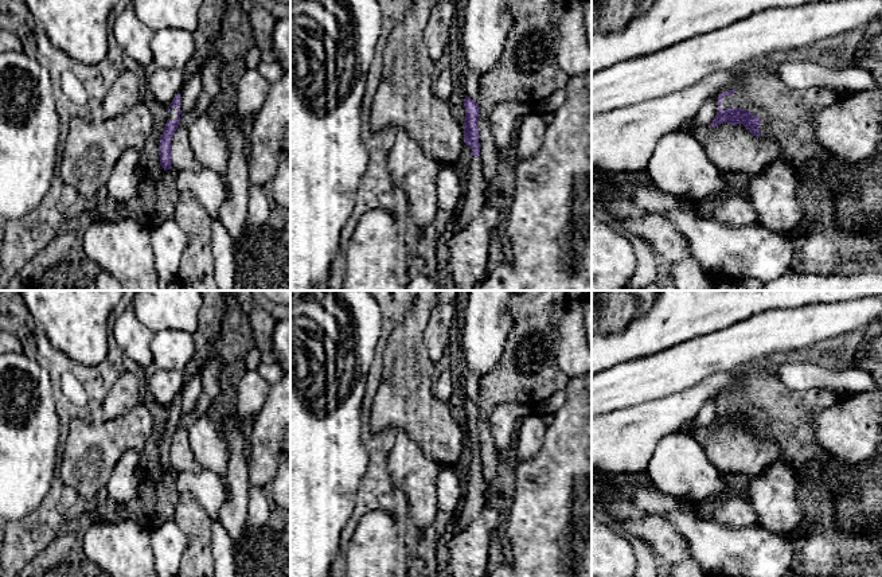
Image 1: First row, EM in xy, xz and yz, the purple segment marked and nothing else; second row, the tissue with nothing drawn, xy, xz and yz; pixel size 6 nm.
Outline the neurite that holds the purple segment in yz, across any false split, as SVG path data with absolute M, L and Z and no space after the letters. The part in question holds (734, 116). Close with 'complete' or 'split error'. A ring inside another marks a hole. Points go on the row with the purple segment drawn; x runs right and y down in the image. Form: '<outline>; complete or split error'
M756 62L735 74L741 87L718 94L718 110L710 126L715 128L723 122L742 124L756 137L776 140L778 144L776 163L787 165L797 179L817 176L834 202L846 200L852 191L850 165L820 145L813 122L824 108L838 100L834 91L828 87L792 89L777 73Z; split error

